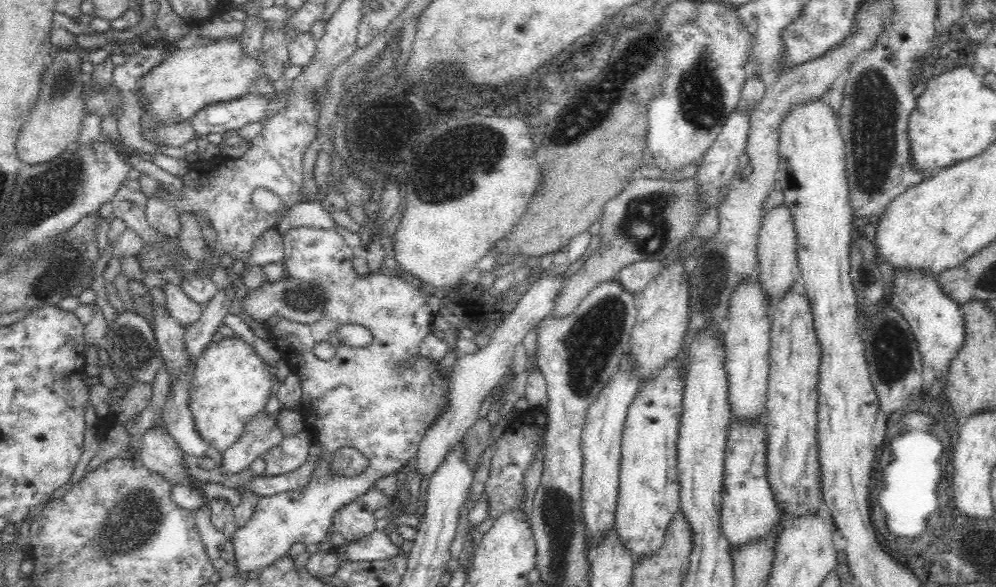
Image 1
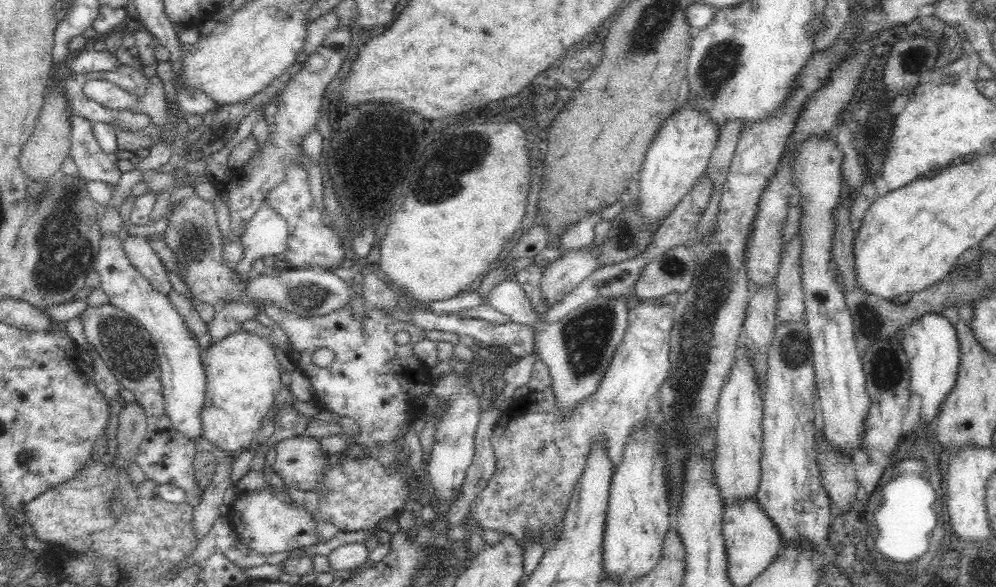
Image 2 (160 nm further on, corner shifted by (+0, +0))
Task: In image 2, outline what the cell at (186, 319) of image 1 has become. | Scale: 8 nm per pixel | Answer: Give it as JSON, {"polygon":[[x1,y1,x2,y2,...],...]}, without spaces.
{"polygon":[[129,234,123,240,123,247,134,268,145,276,158,292,162,291,167,295,172,290,164,265,146,237]]}

